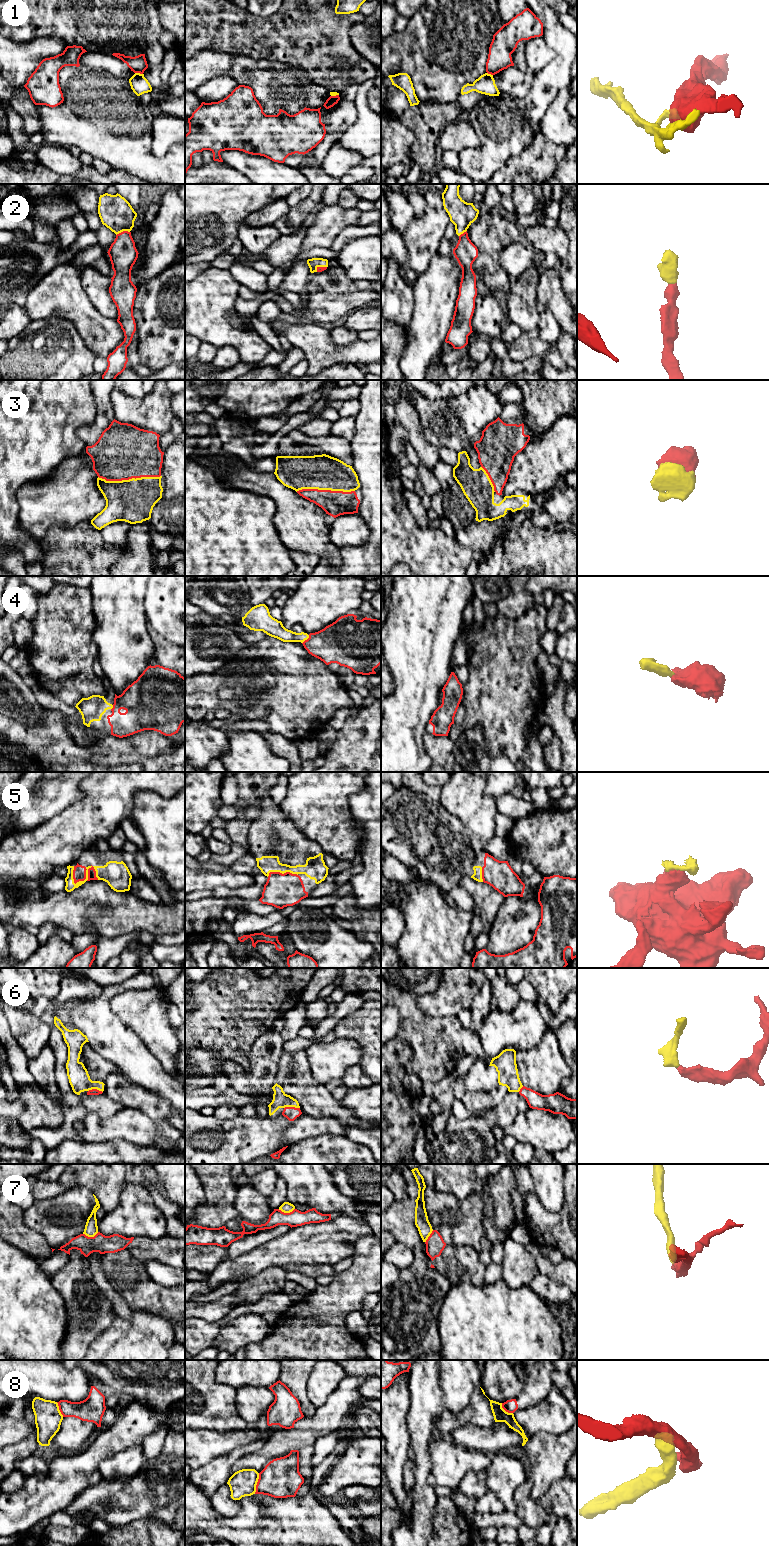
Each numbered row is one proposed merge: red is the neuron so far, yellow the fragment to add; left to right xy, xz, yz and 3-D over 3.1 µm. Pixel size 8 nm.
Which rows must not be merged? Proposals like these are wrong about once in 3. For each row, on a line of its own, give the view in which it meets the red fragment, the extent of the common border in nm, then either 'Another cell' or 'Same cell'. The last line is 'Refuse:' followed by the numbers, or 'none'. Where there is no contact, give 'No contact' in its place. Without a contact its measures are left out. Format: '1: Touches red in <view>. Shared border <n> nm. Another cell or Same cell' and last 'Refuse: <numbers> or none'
1: Touches red in xy. Shared border 70 nm. Another cell
2: Touches red in xy. Shared border 120 nm. Same cell
3: Touches red in xy. Shared border 500 nm. Same cell
4: Touches red in xz. Shared border 90 nm. Same cell
5: Touches red in xy. Shared border 240 nm. Same cell
6: Touches red in xz. Shared border 130 nm. Same cell
7: Touches red in xz. Shared border 140 nm. Another cell
8: Touches red in xz. Shared border 170 nm. Another cell
Refuse: 1, 7, 8

